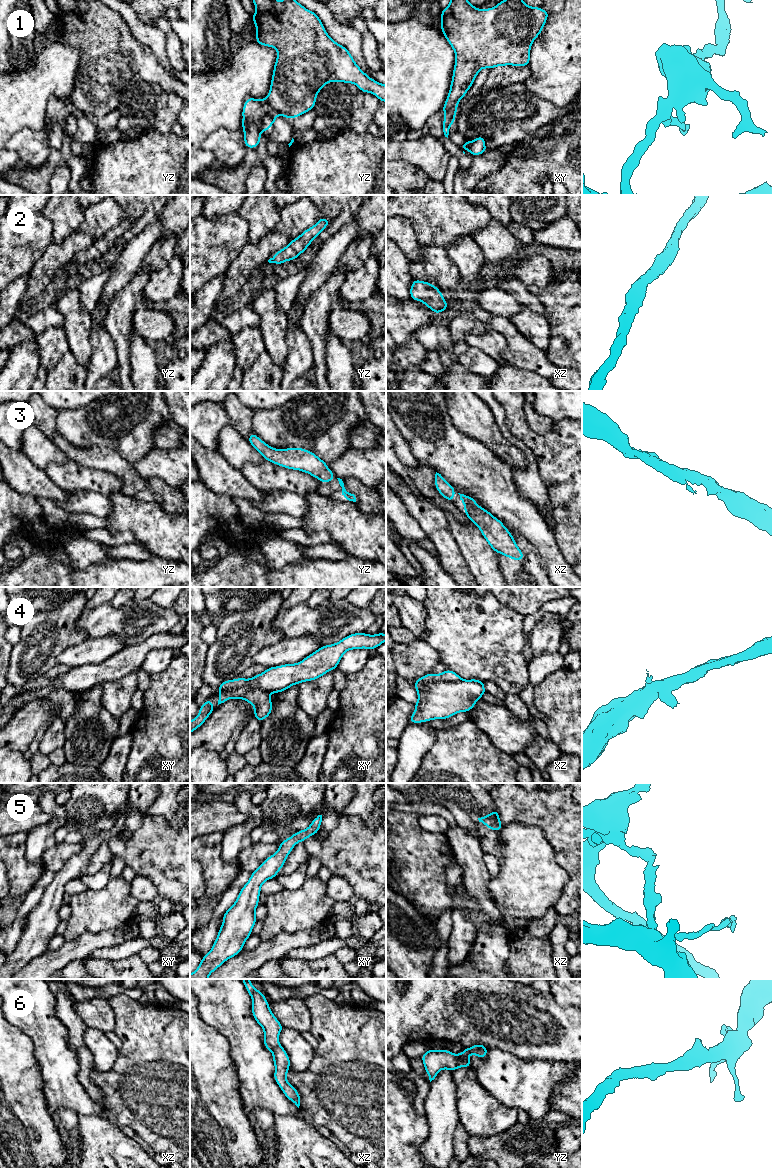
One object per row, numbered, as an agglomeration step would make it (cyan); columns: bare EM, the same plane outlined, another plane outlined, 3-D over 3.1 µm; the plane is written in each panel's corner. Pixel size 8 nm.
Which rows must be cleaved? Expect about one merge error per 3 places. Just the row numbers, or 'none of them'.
1, 4, 5

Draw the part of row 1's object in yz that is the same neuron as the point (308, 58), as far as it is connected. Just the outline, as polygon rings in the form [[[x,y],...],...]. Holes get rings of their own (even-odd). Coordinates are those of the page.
[[[252,0],[256,12],[251,16],[256,26],[255,41],[277,49],[270,90],[266,100],[277,114],[292,119],[315,107],[319,91],[328,82],[355,84],[363,93],[374,94],[386,102],[386,85],[371,79],[355,63],[346,47],[336,43],[326,32],[317,14],[296,0]]]

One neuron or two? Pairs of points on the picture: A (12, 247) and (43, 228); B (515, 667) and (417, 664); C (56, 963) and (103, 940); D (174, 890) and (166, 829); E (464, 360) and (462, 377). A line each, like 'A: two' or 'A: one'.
A: one
B: two
C: one
D: one
E: two

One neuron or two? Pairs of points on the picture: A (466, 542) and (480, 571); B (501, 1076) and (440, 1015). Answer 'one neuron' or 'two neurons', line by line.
A: one neuron
B: two neurons

